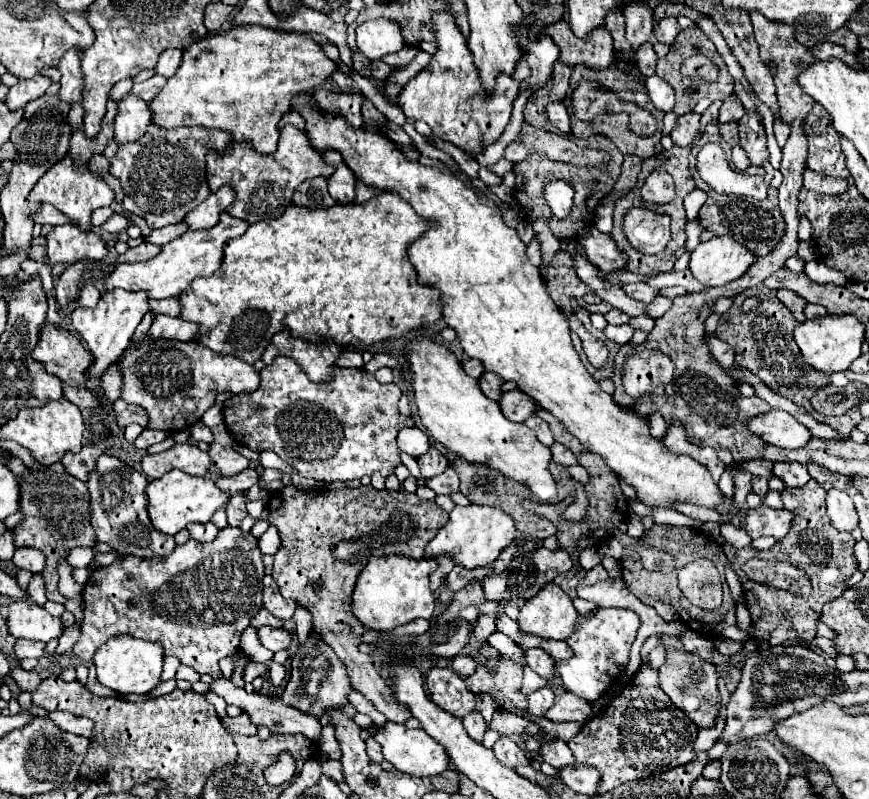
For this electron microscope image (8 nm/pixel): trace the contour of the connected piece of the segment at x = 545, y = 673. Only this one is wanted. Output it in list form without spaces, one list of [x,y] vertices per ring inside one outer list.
[[[541,647],[527,649],[527,651],[525,651],[525,657],[527,657],[527,665],[529,665],[537,675],[541,675],[541,677],[547,679],[547,681],[553,679],[553,659],[551,659],[551,655],[547,655]]]

